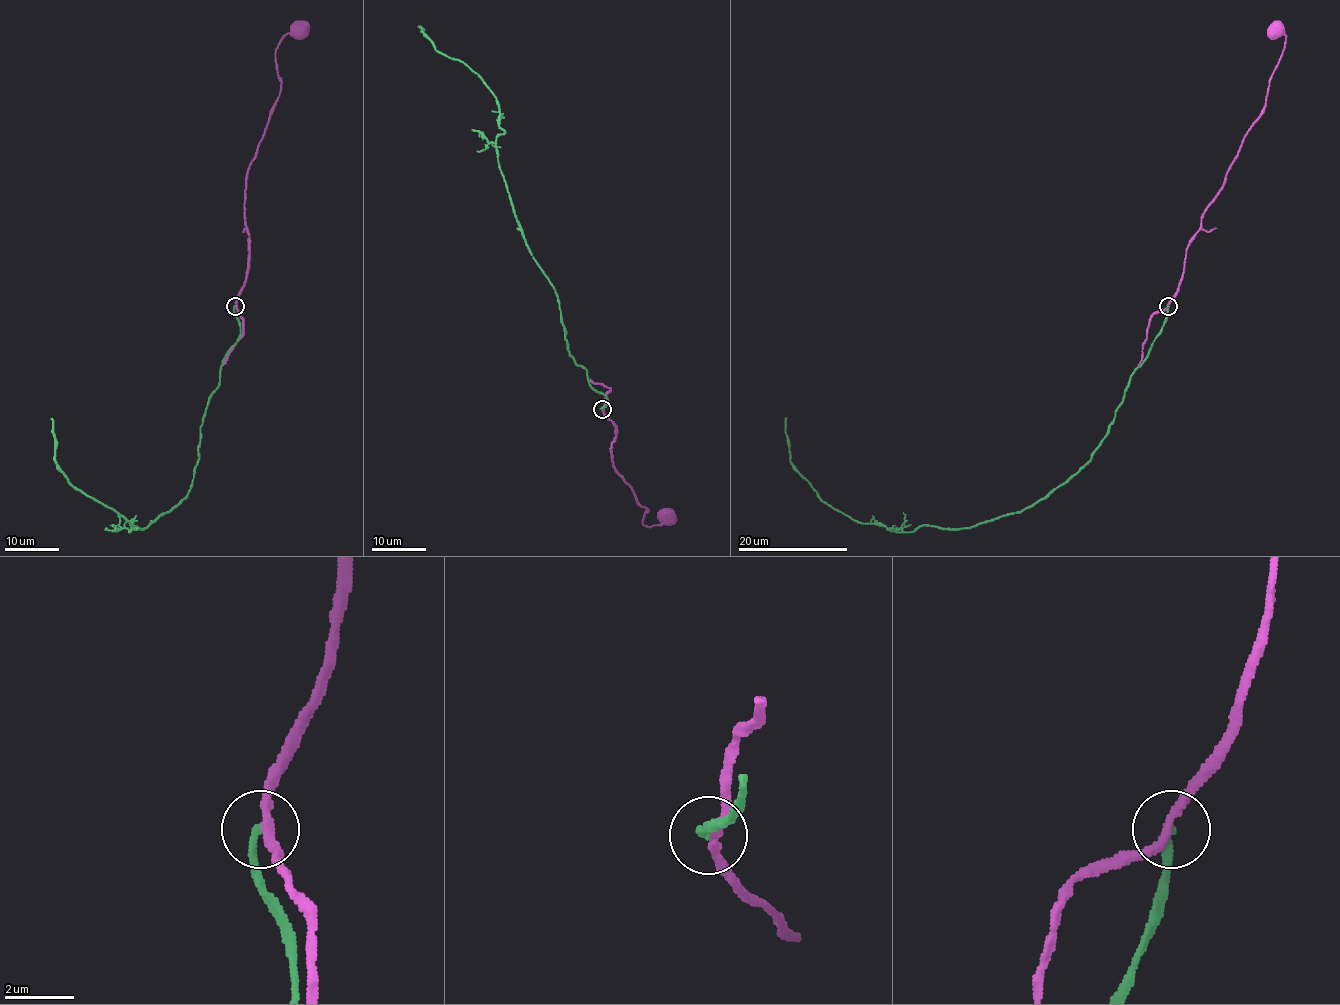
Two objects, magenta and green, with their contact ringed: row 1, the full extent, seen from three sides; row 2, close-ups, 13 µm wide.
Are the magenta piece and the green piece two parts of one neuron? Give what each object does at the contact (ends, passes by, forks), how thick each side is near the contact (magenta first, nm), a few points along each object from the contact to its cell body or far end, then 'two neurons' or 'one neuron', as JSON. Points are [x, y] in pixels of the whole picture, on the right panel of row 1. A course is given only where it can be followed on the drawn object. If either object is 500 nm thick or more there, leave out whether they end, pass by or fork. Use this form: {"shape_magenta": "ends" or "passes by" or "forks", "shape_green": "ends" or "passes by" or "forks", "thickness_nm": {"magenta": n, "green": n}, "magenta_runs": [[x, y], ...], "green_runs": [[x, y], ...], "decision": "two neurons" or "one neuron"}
{"shape_magenta": "passes by", "shape_green": "ends", "thickness_nm": {"magenta": 240, "green": 200}, "magenta_runs": [[1168, 306], [1182, 275], [1186, 247], [1268, 93], [1270, 78], [1285, 43], [1285, 35], [1272, 35], [1274, 29]], "green_runs": [[1168, 306], [1088, 462], [1022, 511], [975, 526], [897, 531], [853, 521], [796, 469], [785, 418]], "decision": "two neurons"}

